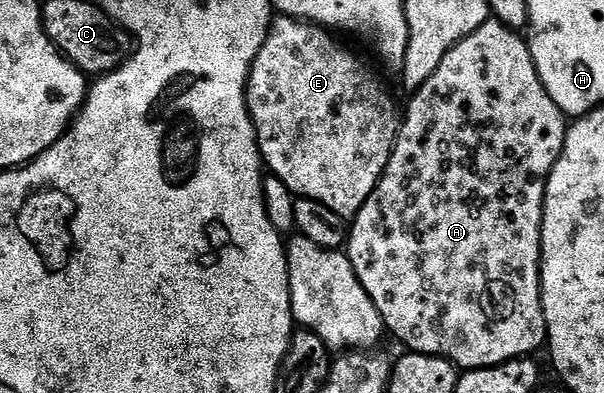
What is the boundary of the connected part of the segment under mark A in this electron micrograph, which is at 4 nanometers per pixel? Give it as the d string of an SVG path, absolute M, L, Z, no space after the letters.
M497 20L485 22L480 28L476 28L476 32L472 32L464 40L457 42L448 52L448 56L444 56L444 60L440 60L440 68L436 68L436 72L432 72L432 76L419 90L413 91L411 98L414 99L411 100L410 107L407 110L405 107L404 117L401 119L398 128L398 139L394 145L392 156L388 160L388 168L382 173L382 179L376 184L372 196L368 196L368 200L362 205L360 212L353 218L352 225L349 227L348 253L352 268L356 272L360 284L364 284L364 292L368 292L372 304L376 304L376 308L382 317L383 327L389 333L391 330L406 345L405 349L407 351L415 354L436 354L440 358L447 358L448 361L454 363L455 366L463 371L499 366L505 362L511 362L514 358L537 355L537 350L541 346L543 349L548 342L546 337L546 317L542 311L542 213L546 203L546 180L553 172L555 164L558 163L558 157L561 156L564 148L564 140L568 129L567 115L563 114L561 108L555 104L552 96L548 96L548 92L536 72L536 64L532 60L529 41L519 31L509 30L503 22Z

